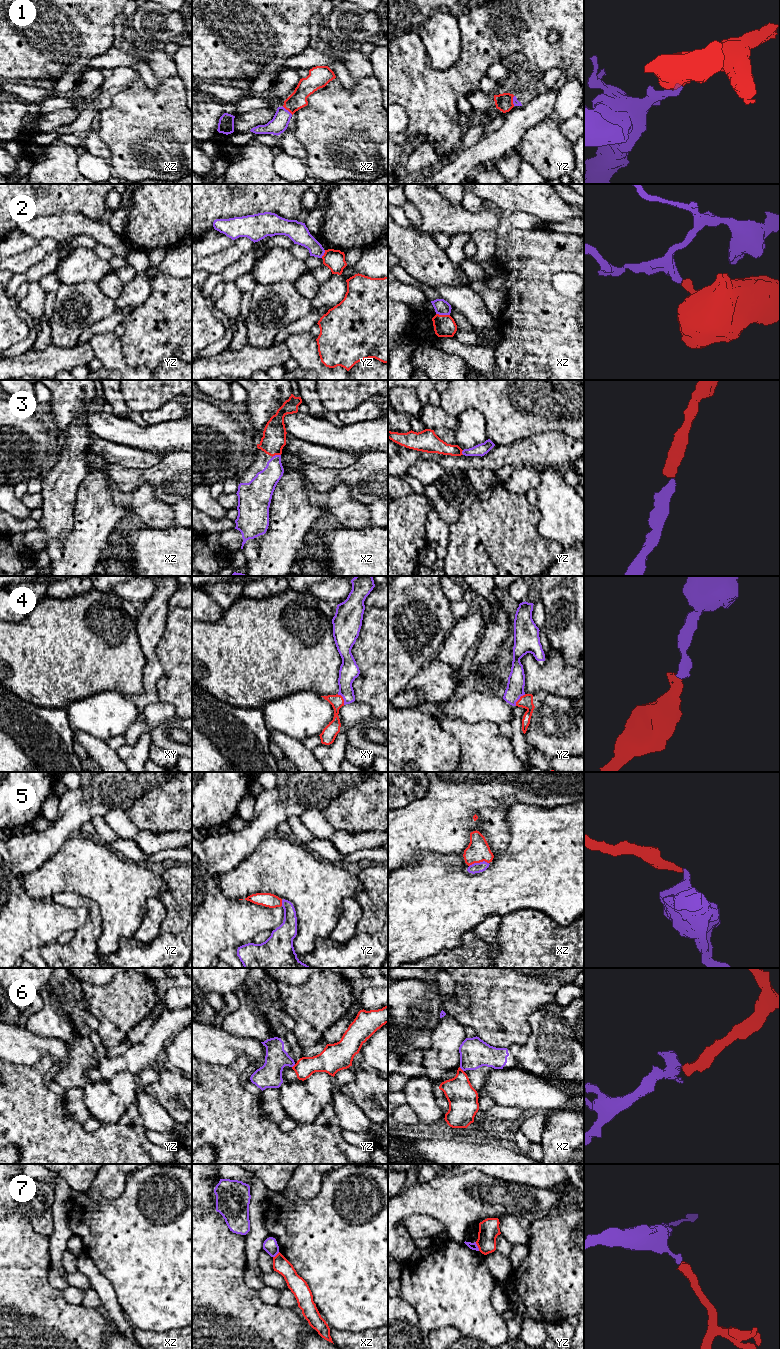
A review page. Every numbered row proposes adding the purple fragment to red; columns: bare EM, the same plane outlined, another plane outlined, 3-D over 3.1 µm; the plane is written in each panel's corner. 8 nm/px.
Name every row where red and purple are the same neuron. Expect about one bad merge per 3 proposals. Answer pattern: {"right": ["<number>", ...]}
{"right": ["1", "3", "4", "5"]}

